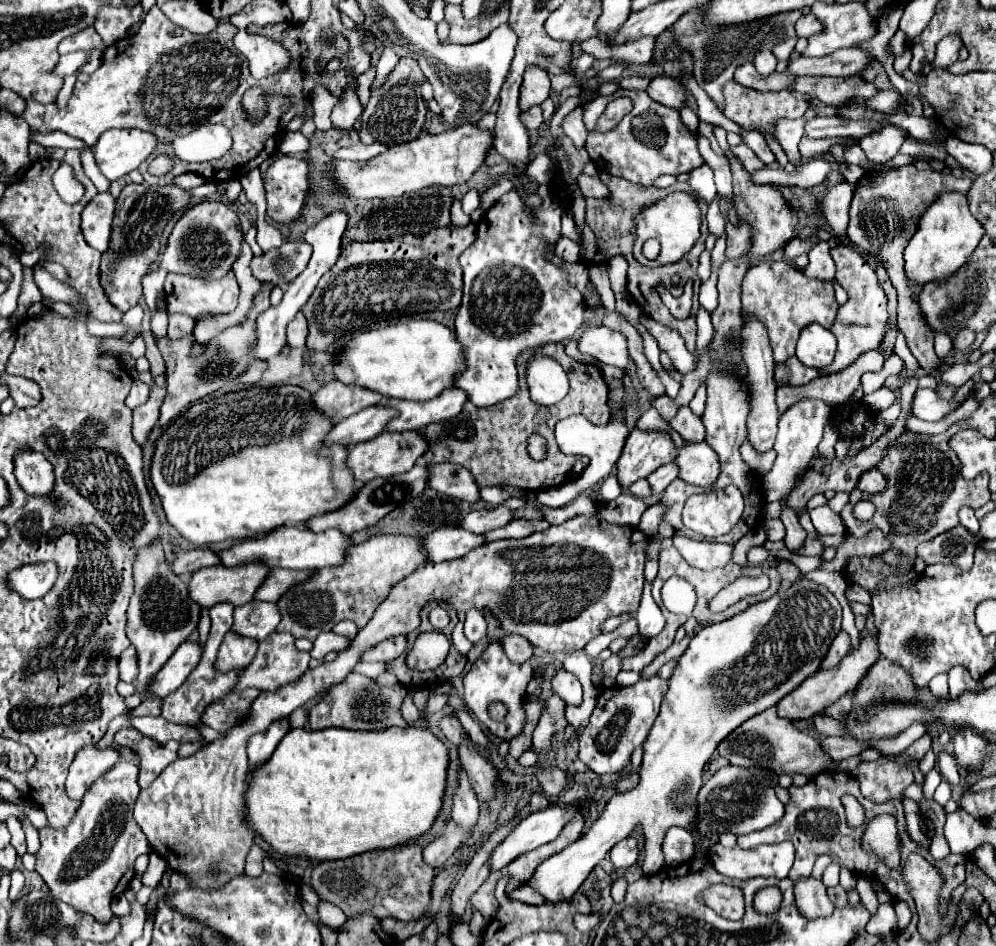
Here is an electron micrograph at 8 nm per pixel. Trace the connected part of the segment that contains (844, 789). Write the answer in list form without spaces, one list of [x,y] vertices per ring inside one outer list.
[[[822,772],[822,774],[814,776],[808,784],[804,784],[804,786],[800,786],[800,788],[798,788],[798,786],[790,786],[788,790],[790,790],[792,800],[786,804],[786,814],[784,814],[784,818],[778,820],[778,824],[774,824],[772,828],[766,828],[766,830],[760,830],[760,832],[752,832],[752,834],[748,834],[748,836],[740,836],[740,838],[738,838],[738,846],[740,846],[740,848],[748,850],[748,848],[756,848],[756,846],[760,846],[760,844],[778,844],[778,842],[790,840],[790,842],[794,844],[794,848],[796,848],[796,862],[794,862],[794,866],[792,866],[792,870],[790,870],[788,876],[790,876],[794,882],[800,880],[800,878],[810,876],[810,874],[812,874],[812,868],[814,868],[814,860],[816,860],[818,856],[830,852],[830,854],[834,854],[834,856],[838,858],[838,862],[840,862],[842,866],[846,866],[848,870],[852,870],[852,872],[856,872],[856,874],[862,874],[862,876],[868,876],[868,878],[872,878],[872,880],[882,882],[882,886],[884,886],[896,900],[904,900],[904,902],[910,904],[910,908],[914,908],[912,894],[908,892],[908,886],[906,886],[906,882],[904,882],[904,878],[902,878],[904,862],[906,862],[906,858],[908,858],[910,854],[914,854],[914,852],[916,852],[916,854],[922,854],[922,856],[928,858],[932,864],[934,864],[934,858],[930,856],[928,850],[916,846],[916,844],[910,840],[910,836],[908,836],[908,832],[906,832],[906,826],[904,826],[904,828],[900,828],[900,832],[898,832],[900,844],[902,844],[902,848],[904,848],[902,866],[896,868],[896,870],[888,870],[888,872],[886,872],[886,864],[884,864],[880,858],[876,858],[872,852],[860,848],[860,836],[862,836],[864,826],[860,826],[860,828],[850,828],[850,826],[846,824],[846,816],[844,816],[844,808],[842,808],[840,796],[842,796],[842,794],[856,794],[858,802],[860,802],[860,804],[864,806],[864,810],[866,810],[868,820],[874,818],[874,816],[878,816],[878,814],[892,814],[892,816],[896,818],[896,822],[902,826],[902,824],[906,824],[906,822],[904,822],[904,810],[902,810],[904,806],[902,806],[900,800],[890,800],[890,802],[884,802],[884,804],[874,804],[874,802],[866,800],[866,798],[860,794],[860,788],[858,788],[858,784],[856,784],[856,778],[850,776],[850,774],[846,774],[846,772]]]

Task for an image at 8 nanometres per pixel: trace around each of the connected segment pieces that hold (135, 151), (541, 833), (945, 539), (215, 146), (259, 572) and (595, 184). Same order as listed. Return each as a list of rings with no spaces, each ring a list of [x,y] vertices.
[[[106,130],[94,144],[98,170],[110,180],[118,180],[136,170],[156,148],[156,136],[140,130]]]
[[[550,806],[546,810],[538,810],[528,814],[518,826],[512,828],[512,832],[496,844],[488,858],[490,872],[498,872],[504,866],[508,866],[512,860],[518,856],[536,850],[548,842],[552,842],[564,824],[578,812],[578,808],[560,808],[560,806]]]
[[[956,526],[924,544],[918,544],[918,556],[924,558],[926,564],[956,564],[966,572],[972,568],[976,544],[976,534],[968,532],[964,526]]]
[[[203,124],[196,132],[176,136],[174,150],[180,160],[186,162],[204,162],[222,158],[232,146],[228,128],[223,124]]]
[[[218,564],[212,568],[200,568],[200,570],[192,572],[192,576],[190,576],[188,594],[202,608],[212,608],[220,602],[230,602],[234,606],[242,606],[252,600],[256,588],[260,586],[260,580],[264,580],[266,574],[268,574],[268,568],[260,568],[260,564],[244,564],[240,568],[220,568],[220,564]]]
[[[580,174],[578,176],[578,186],[582,190],[584,196],[592,196],[592,198],[606,198],[608,188],[602,184],[602,180],[598,176],[588,176],[588,174]]]

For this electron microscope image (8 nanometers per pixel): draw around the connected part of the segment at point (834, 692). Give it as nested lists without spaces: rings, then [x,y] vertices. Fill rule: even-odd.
[[[868,634],[862,636],[860,648],[852,650],[848,656],[844,656],[844,660],[840,660],[838,666],[830,668],[828,672],[826,670],[816,672],[816,676],[810,676],[808,680],[804,680],[804,684],[800,684],[800,688],[796,688],[796,692],[790,692],[788,696],[784,696],[784,700],[780,700],[780,704],[776,704],[778,716],[796,722],[796,720],[808,720],[808,718],[824,712],[826,706],[834,704],[846,692],[852,692],[856,688],[856,682],[860,682],[864,678],[864,672],[868,672],[868,668],[878,658],[880,658],[880,652],[876,648],[876,638],[868,636]]]

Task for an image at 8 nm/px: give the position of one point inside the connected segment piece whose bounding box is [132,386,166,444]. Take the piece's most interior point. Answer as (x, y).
(145, 417)

